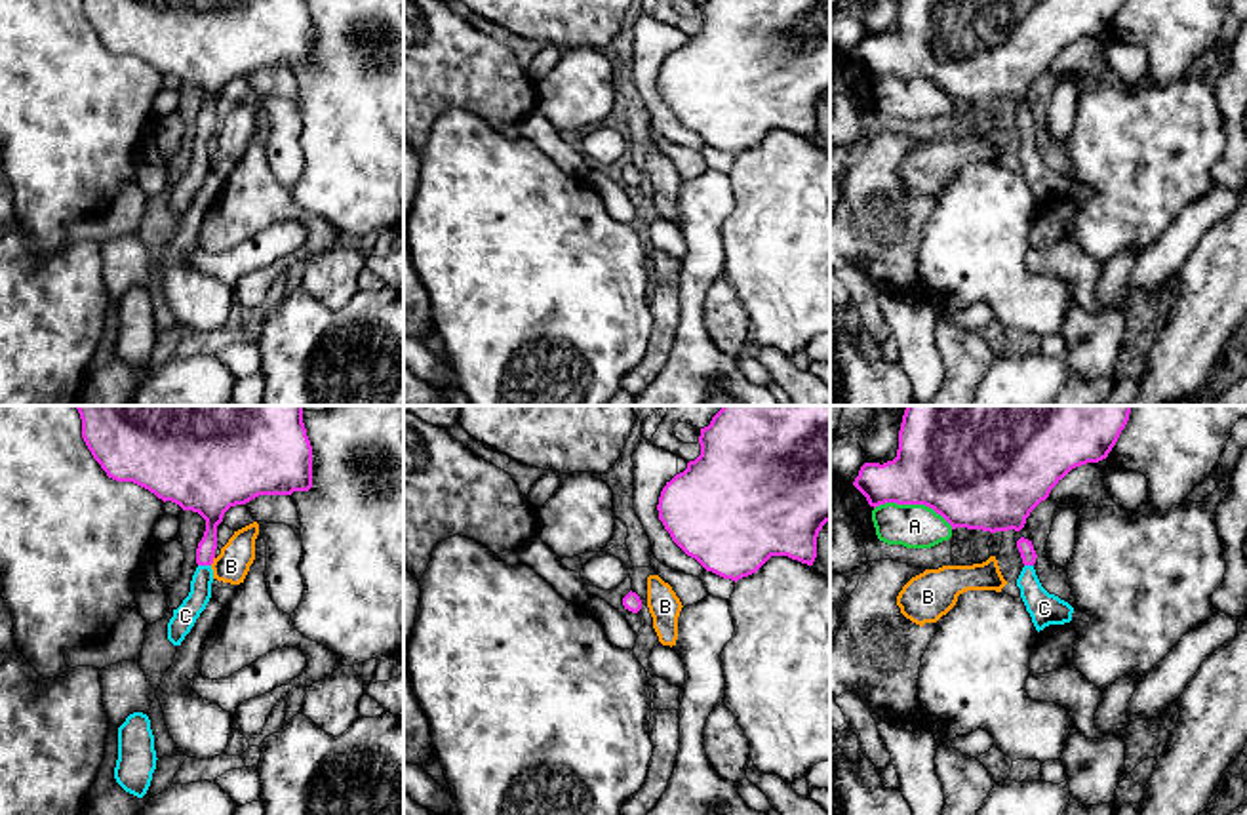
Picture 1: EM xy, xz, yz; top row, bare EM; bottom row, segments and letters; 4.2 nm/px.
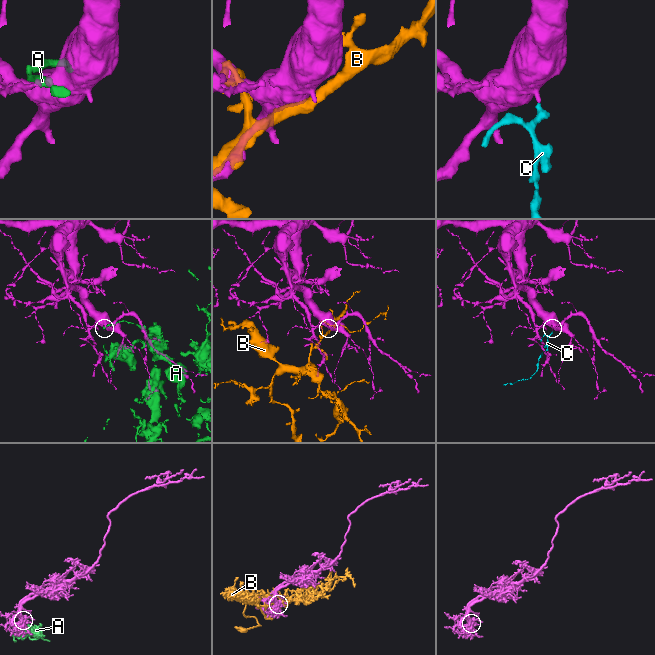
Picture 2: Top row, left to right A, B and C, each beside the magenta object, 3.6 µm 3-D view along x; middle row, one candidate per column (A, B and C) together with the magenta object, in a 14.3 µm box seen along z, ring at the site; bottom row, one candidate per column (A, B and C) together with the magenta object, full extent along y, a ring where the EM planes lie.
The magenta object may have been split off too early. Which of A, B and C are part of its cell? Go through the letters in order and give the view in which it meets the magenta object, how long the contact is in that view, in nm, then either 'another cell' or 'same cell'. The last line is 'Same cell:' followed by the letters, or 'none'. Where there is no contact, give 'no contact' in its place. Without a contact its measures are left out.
A: meets magenta in yz; contact 340 nm long; another cell
B: meets magenta in xy; contact 40 nm long; another cell
C: meets magenta in xy; contact 60 nm long; same cell
Same cell: C

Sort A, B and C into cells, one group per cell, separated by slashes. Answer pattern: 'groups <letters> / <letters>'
groups A / B / C

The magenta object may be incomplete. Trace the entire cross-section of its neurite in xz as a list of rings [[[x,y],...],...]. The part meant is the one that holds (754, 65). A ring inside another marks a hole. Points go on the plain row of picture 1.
[[[704,0],[699,17],[701,29],[659,70],[659,93],[672,114],[706,145],[735,156],[771,129],[813,139],[819,105],[830,95],[830,0]]]

